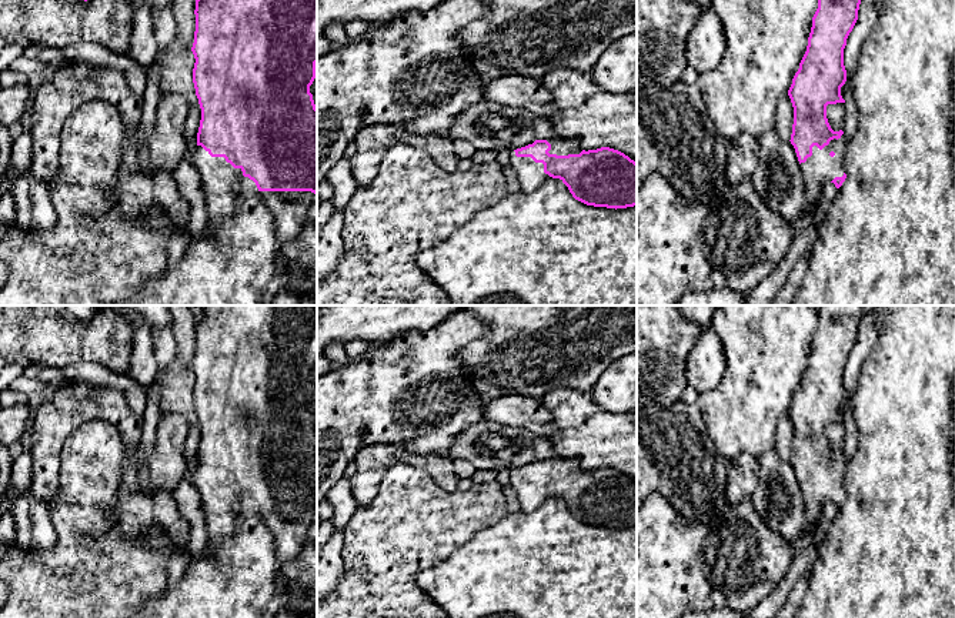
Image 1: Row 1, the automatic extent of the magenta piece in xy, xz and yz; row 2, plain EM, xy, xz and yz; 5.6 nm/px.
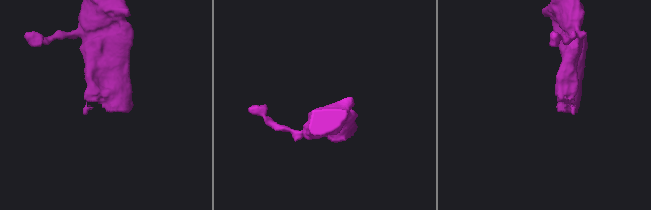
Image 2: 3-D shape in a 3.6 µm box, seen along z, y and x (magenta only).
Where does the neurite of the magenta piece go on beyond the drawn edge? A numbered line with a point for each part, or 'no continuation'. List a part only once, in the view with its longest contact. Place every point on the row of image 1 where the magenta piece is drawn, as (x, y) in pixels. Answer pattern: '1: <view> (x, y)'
1: xy (289, 209)

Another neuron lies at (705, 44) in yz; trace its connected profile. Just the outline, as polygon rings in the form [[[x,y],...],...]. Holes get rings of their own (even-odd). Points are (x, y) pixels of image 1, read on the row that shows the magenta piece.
[[[712,7],[704,9],[687,37],[687,61],[698,73],[709,73],[718,67],[727,41],[721,19]]]

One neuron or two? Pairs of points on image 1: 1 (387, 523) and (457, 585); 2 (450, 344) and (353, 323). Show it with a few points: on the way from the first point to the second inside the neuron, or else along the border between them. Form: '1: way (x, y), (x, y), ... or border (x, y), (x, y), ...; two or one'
1: border (461, 545), (417, 574), (416, 584), (430, 598); two
2: border (433, 326), (426, 330), (406, 330), (371, 346); two

